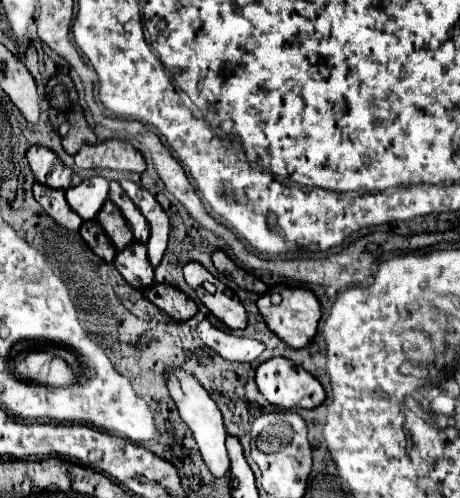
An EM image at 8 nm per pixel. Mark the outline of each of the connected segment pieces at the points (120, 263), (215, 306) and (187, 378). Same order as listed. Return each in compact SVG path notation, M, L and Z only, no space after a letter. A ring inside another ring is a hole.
M141 242L129 244L125 250L117 252L113 260L119 274L137 290L145 290L153 284L153 266L147 260L147 248Z
M203 286L197 288L197 296L203 306L221 322L225 322L231 330L241 330L247 326L247 312L241 306L237 296L227 294L225 286L217 286L215 294L209 294Z
M173 370L173 372L167 372L167 388L169 388L169 394L171 398L175 400L177 408L179 408L179 414L181 414L181 420L189 426L189 430L193 432L193 438L201 450L201 456L209 468L209 472L215 476L215 478L225 478L229 476L229 470L231 470L231 462L229 462L229 456L227 456L227 448L225 448L225 438L227 438L227 430L223 426L223 416L217 408L217 404L211 400L211 396L207 394L205 388L201 388L201 384L191 376L187 374L185 370Z

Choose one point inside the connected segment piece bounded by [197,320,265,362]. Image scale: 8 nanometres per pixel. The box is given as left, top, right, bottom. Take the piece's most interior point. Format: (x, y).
(235, 348)

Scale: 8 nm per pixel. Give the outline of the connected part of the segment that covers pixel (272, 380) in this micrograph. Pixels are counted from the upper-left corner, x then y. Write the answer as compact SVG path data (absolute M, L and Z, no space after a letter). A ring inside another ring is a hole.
M271 358L257 368L259 392L275 406L313 410L325 400L325 390L307 370L287 358Z

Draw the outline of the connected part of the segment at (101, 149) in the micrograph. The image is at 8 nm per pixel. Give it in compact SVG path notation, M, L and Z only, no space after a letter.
M107 140L99 142L97 146L83 146L75 154L75 164L83 170L109 168L109 170L137 172L137 174L145 170L143 156L131 144L121 140Z

